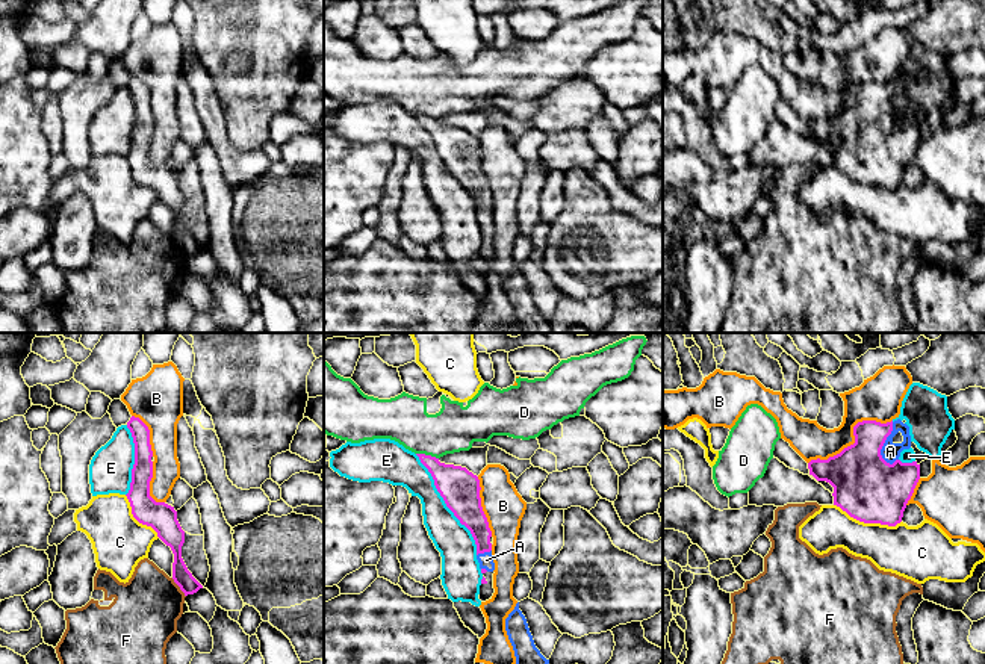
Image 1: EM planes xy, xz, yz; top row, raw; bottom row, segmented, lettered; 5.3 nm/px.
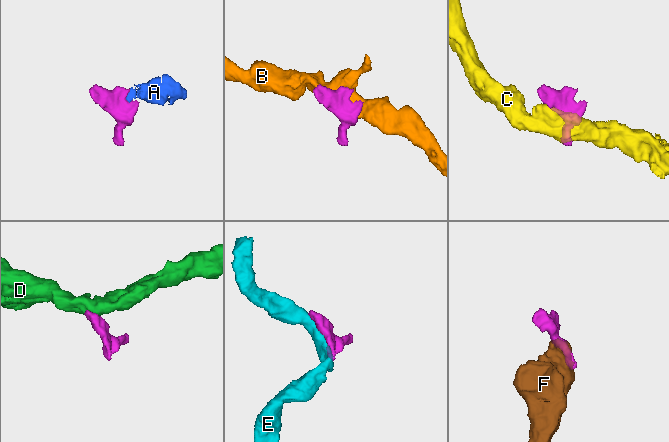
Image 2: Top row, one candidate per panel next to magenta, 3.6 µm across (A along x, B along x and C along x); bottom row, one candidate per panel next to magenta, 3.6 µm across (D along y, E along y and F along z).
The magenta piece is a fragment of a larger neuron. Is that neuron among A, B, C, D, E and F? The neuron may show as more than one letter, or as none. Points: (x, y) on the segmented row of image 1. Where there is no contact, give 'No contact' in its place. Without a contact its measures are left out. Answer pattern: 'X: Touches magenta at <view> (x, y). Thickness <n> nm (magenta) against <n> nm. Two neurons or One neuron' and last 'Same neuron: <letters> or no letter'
A: Touches magenta at yz (884, 442). Thickness 340 nm (magenta) against 100 nm. One neuron
B: Touches magenta at yz (855, 439). Thickness 340 nm (magenta) against 240 nm. Two neurons
C: Touches magenta at yz (867, 522). Thickness 340 nm (magenta) against 260 nm. Two neurons
D: Touches magenta at xz (427, 456). Thickness 200 nm (magenta) against 260 nm. Two neurons
E: Touches magenta at xz (445, 502). Thickness 200 nm (magenta) against 200 nm. Two neurons
F: Touches magenta at xy (179, 586). Thickness 100 nm (magenta) against 360 nm. Two neurons
Same neuron: A

